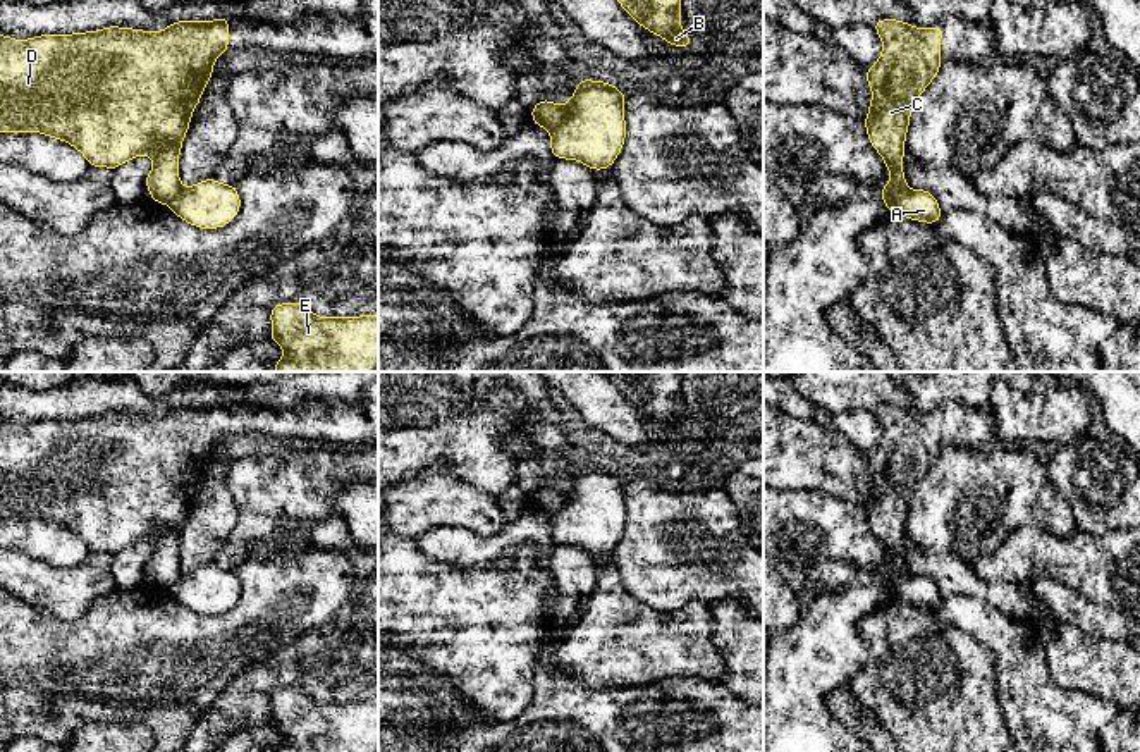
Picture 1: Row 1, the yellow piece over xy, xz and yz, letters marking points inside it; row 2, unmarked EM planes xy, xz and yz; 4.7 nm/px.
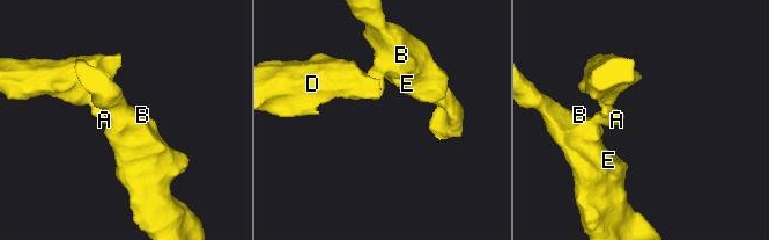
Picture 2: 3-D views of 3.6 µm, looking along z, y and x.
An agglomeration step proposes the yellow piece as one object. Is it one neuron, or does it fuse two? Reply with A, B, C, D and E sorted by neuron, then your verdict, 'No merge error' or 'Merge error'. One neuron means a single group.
Groups: A B E / C D. Merge error

